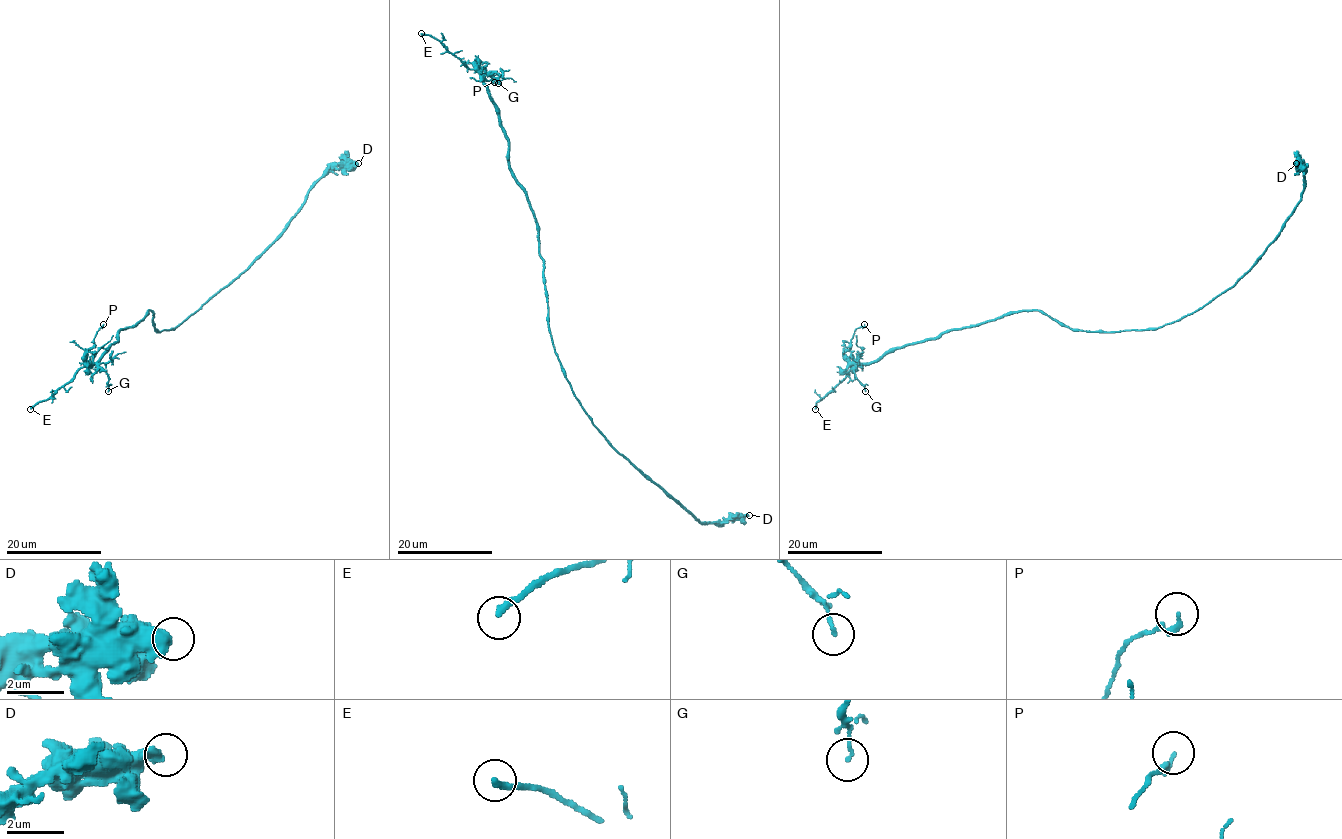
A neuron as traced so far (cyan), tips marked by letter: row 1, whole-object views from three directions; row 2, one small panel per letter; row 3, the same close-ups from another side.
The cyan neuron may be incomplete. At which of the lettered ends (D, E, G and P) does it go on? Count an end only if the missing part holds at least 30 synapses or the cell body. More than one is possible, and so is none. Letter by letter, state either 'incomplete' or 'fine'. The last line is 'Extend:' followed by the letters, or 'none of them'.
D: fine
E: incomplete
G: fine
P: fine
Extend: E

